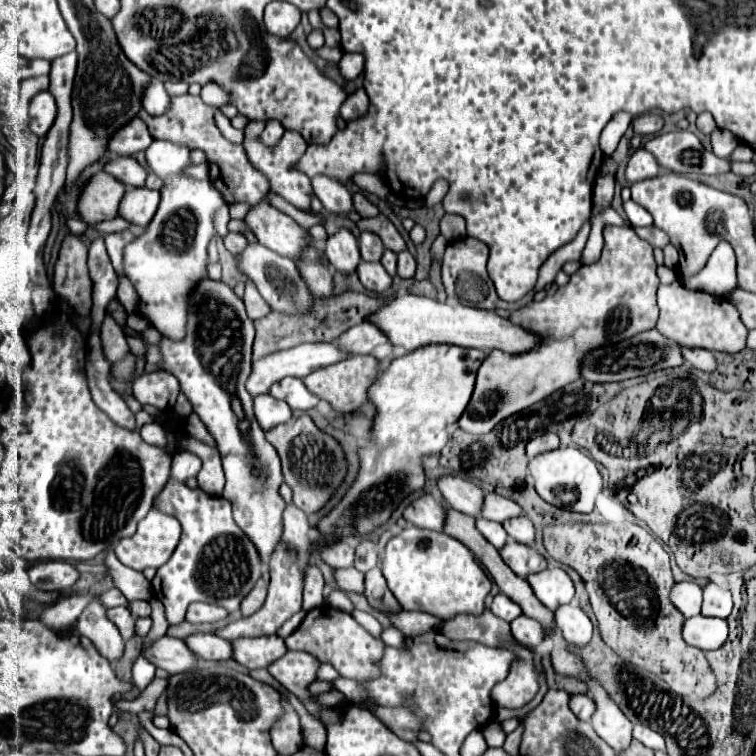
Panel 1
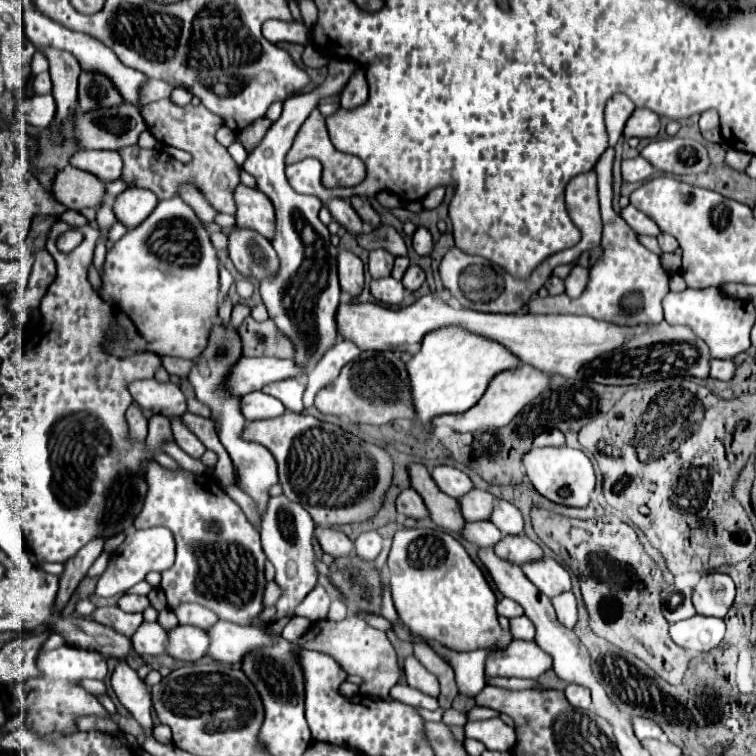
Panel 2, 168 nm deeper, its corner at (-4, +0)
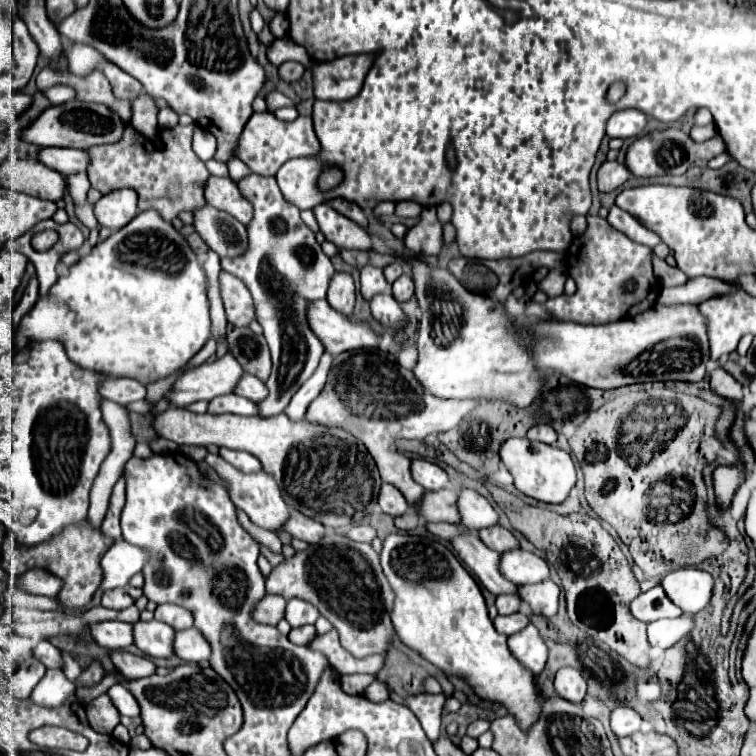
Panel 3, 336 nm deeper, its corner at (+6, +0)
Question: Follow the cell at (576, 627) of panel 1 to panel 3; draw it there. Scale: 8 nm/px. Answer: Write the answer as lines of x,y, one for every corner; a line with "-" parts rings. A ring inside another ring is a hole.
548,578
548,582
536,582
528,586
518,586
520,598
530,604
536,614
554,616
558,610
558,596
560,588

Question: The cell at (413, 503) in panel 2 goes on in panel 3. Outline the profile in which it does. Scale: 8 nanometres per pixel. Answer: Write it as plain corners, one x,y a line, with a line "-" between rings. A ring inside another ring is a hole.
392,484
382,486
380,496
378,496
378,504
380,504
382,512
390,514
390,516
402,516
410,510
410,504
402,496
402,492
398,488
394,488

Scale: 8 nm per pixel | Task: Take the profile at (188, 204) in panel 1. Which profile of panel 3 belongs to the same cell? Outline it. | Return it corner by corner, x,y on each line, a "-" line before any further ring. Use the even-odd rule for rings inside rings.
146,210
140,212
118,232
112,232
104,242
96,244
90,250
90,254
86,254
74,266
70,266
68,278
66,274
60,276
58,282
52,286
50,294
46,294
46,298
38,298
34,308
22,318
22,328
34,340
62,342
66,356
82,368
98,370
114,378
134,378
142,384
152,384
188,366
192,356
200,352
200,348
210,340
210,304
206,296
206,276
196,254
186,244
186,238
180,236
170,222
164,222
158,212
-
120,242
176,242
182,266
174,262
176,250
174,256
168,256
170,250
164,248
116,250

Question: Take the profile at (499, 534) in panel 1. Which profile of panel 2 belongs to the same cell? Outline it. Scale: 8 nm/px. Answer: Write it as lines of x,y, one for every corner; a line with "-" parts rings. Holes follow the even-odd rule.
484,520
484,522
470,522
466,524
462,536
482,548
492,548
496,546
496,542
500,542
502,538
502,532
490,522
490,520

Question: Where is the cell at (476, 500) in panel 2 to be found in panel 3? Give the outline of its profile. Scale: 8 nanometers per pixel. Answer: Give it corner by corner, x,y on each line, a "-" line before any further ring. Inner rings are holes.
438,490
426,492
422,496
422,506
418,506
418,514
428,522
460,522
460,514
456,508
458,494
454,490

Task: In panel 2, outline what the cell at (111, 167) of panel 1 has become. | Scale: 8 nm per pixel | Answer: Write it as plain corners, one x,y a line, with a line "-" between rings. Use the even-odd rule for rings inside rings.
80,150
72,156
70,164
102,178
104,182
114,182
122,176
122,156
110,150

